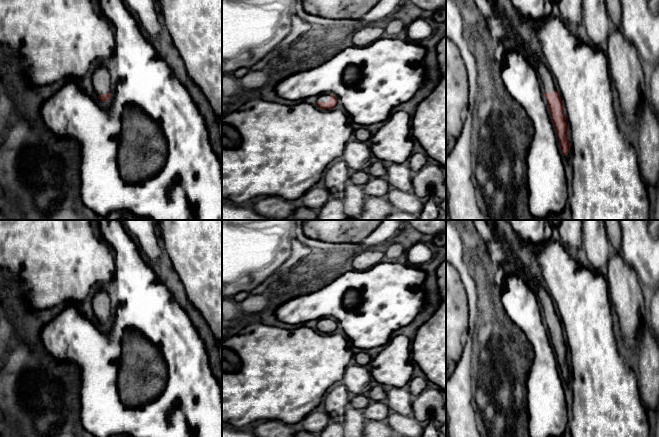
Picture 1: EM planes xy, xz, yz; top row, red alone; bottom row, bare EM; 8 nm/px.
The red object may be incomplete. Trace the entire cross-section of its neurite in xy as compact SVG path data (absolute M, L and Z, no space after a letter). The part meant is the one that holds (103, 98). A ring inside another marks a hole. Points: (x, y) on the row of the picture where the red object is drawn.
M106 65L95 66L92 70L92 79L94 93L101 102L107 102L111 97L112 87Z

